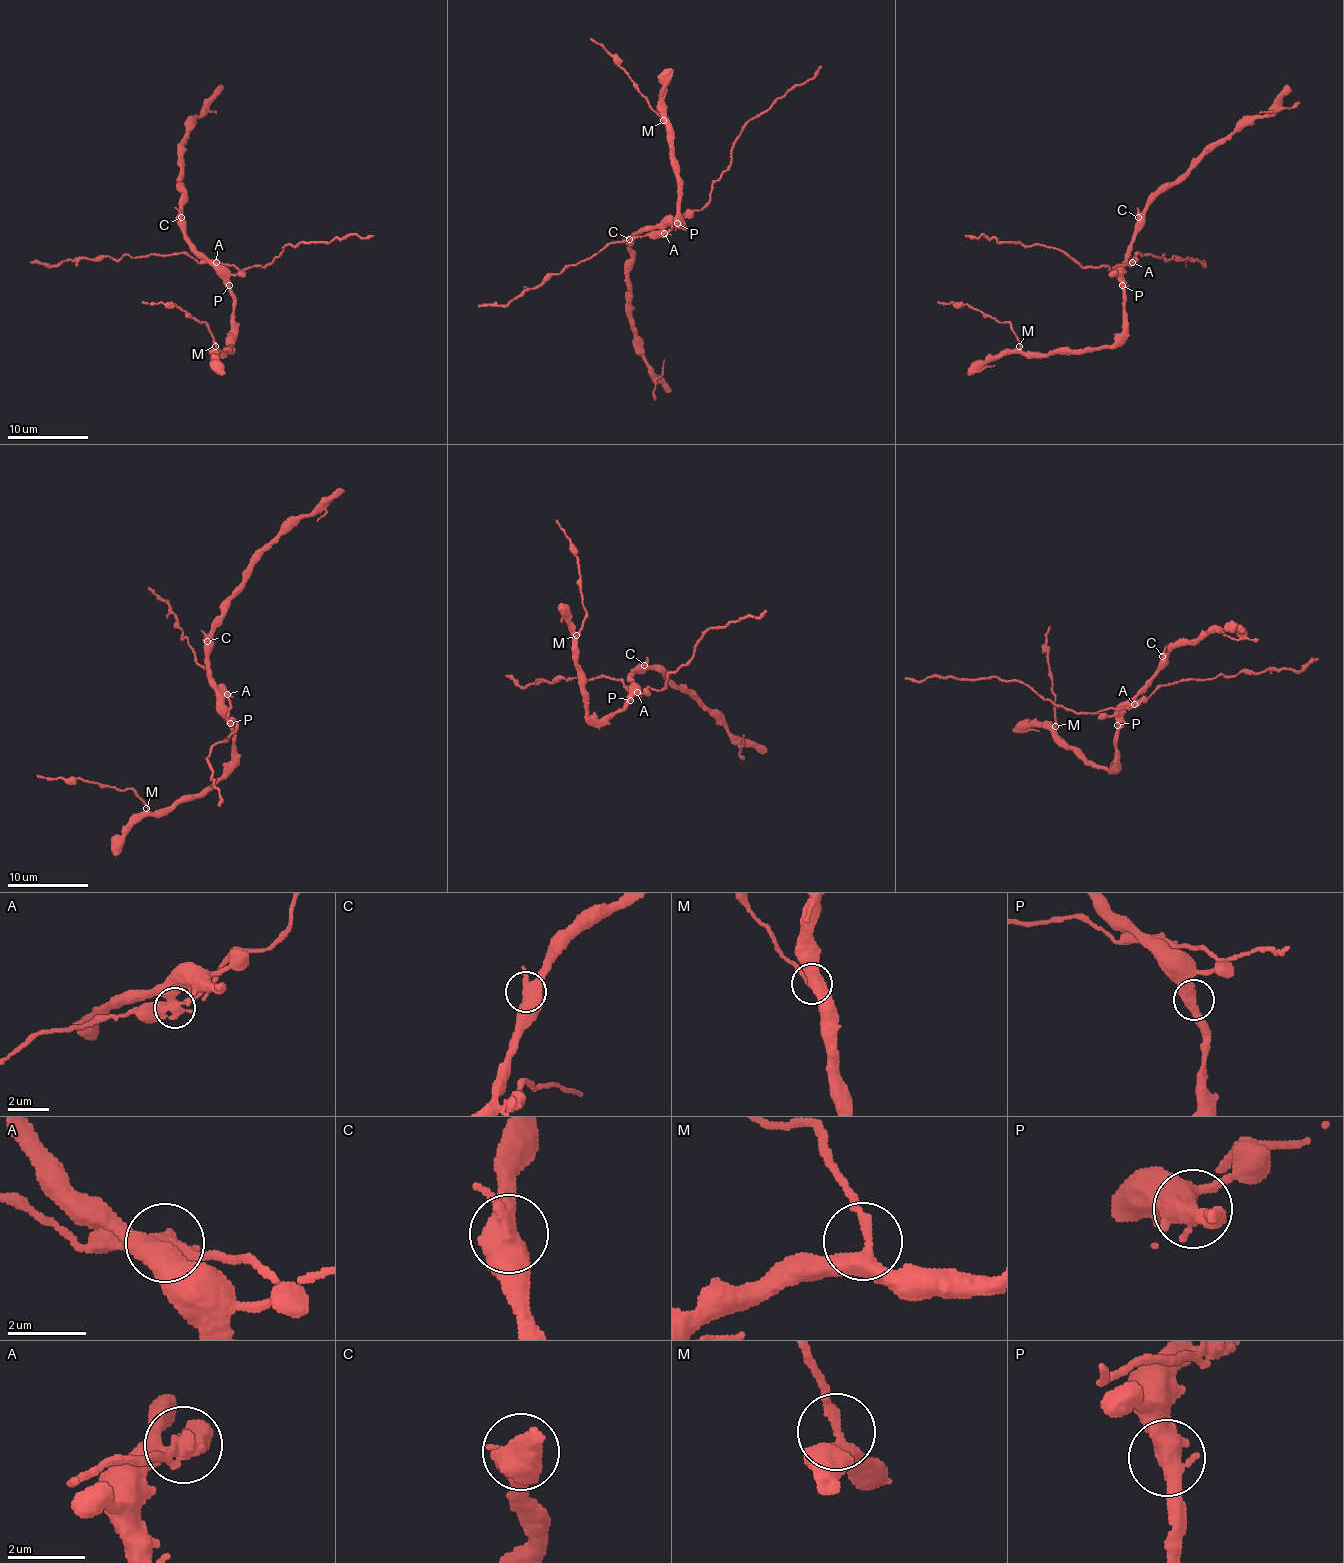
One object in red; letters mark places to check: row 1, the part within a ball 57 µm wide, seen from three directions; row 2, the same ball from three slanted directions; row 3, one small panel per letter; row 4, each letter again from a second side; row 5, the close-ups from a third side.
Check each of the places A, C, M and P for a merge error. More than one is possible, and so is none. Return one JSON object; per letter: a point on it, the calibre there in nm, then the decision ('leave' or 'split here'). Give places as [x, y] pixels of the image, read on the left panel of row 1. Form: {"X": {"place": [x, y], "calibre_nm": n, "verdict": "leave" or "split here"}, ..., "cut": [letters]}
{"A": {"place": [216, 262], "calibre_nm": 380, "verdict": "split here"}, "C": {"place": [181, 217], "calibre_nm": 550, "verdict": "leave"}, "M": {"place": [215, 346], "calibre_nm": 280, "verdict": "leave"}, "P": {"place": [229, 285], "calibre_nm": 500, "verdict": "leave"}, "cut": ["A"]}

